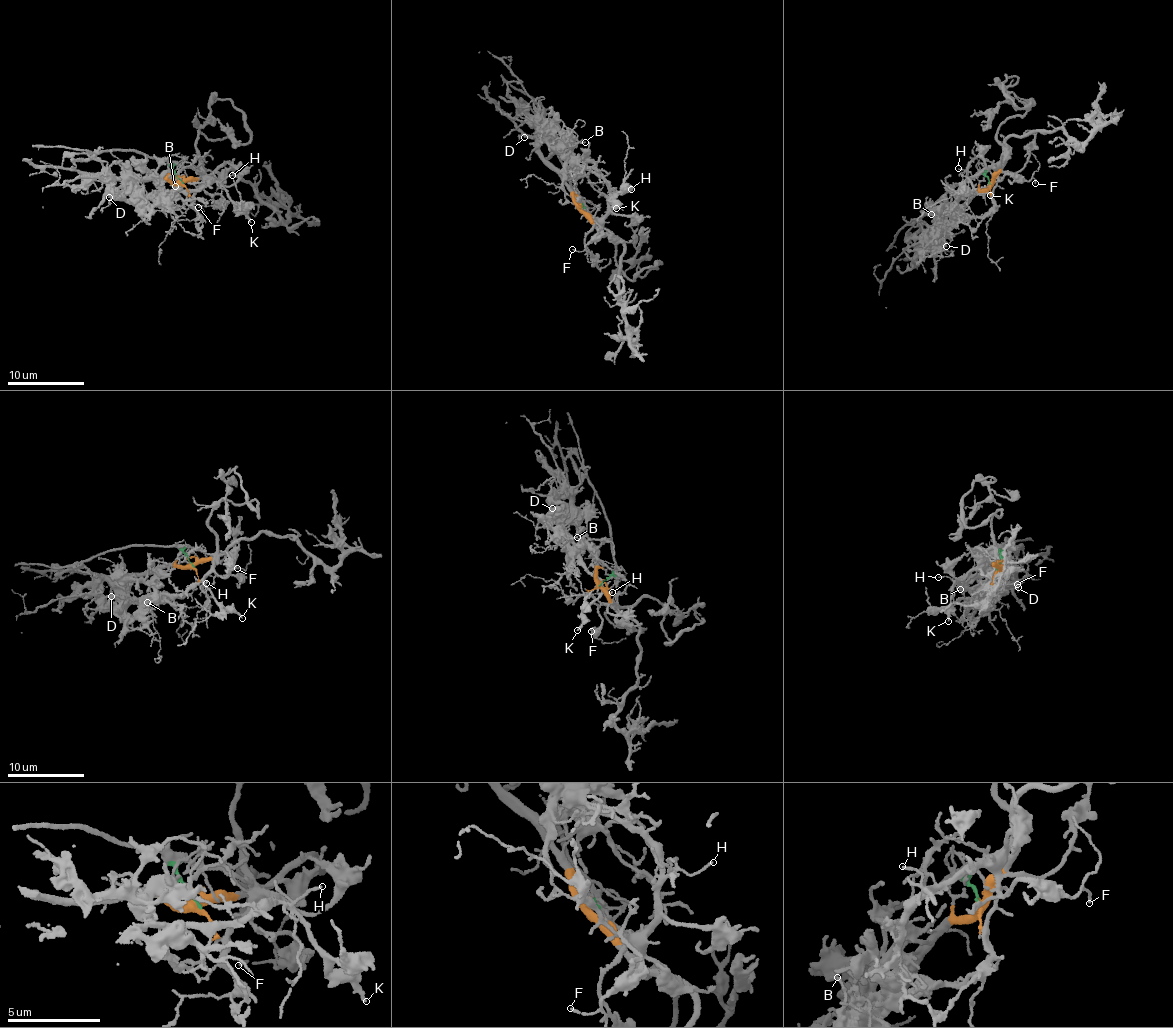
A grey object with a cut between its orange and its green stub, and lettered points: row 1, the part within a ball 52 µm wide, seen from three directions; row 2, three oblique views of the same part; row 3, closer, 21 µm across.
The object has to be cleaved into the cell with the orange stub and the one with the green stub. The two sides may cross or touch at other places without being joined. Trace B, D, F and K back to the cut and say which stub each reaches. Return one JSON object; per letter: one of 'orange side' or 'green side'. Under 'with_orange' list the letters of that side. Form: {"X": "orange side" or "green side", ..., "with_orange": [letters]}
{"B": "orange side", "D": "orange side", "F": "green side", "K": "green side", "with_orange": ["B", "D"]}

